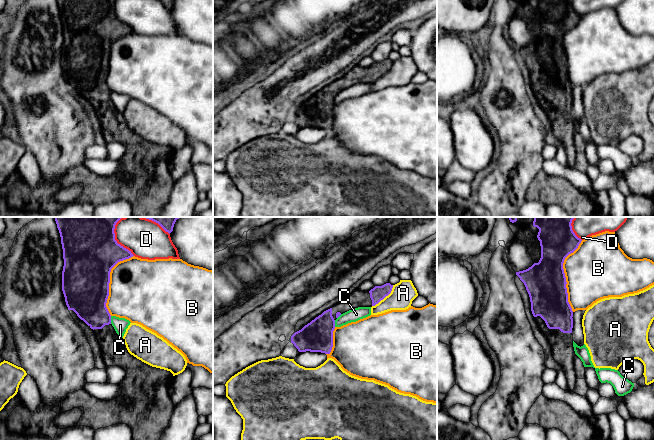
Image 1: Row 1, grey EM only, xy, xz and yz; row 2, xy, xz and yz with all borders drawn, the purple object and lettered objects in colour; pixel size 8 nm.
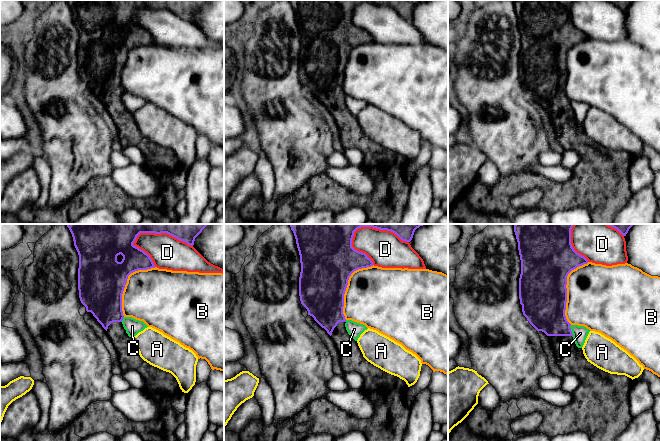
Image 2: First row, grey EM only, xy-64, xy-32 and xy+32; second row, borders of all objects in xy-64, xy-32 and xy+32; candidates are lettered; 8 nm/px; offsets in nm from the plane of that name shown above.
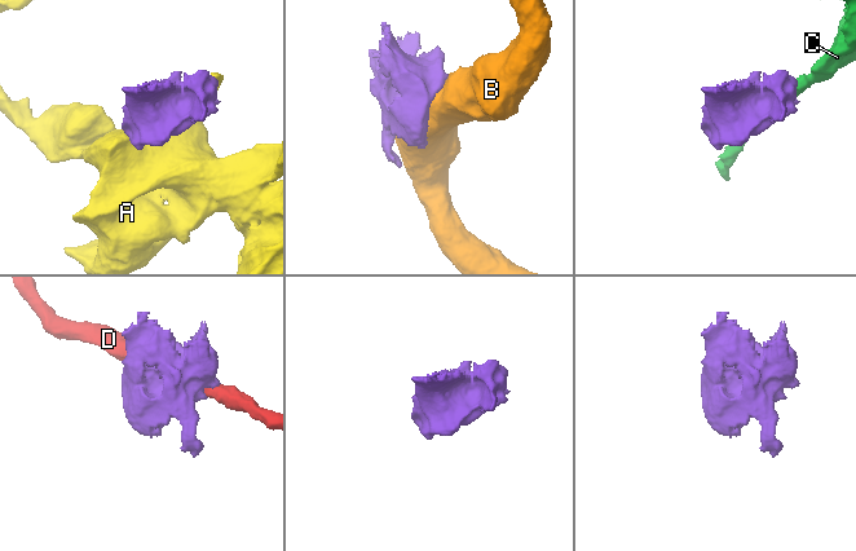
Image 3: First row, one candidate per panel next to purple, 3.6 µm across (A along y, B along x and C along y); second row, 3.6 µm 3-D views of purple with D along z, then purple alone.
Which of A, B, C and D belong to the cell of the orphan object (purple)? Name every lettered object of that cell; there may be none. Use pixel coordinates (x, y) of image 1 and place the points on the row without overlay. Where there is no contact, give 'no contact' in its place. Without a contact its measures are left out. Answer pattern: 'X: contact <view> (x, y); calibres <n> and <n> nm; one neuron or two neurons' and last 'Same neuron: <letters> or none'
A: contact xz (384, 73); calibres 120 and 190 nm; two neurons
B: contact yz (564, 51); calibres 320 and 460 nm; two neurons
C: contact xy (110, 96); calibres 300 and 120 nm; two neurons
D: contact xy (116, 18); calibres 440 and 280 nm; two neurons
Same neuron: none

